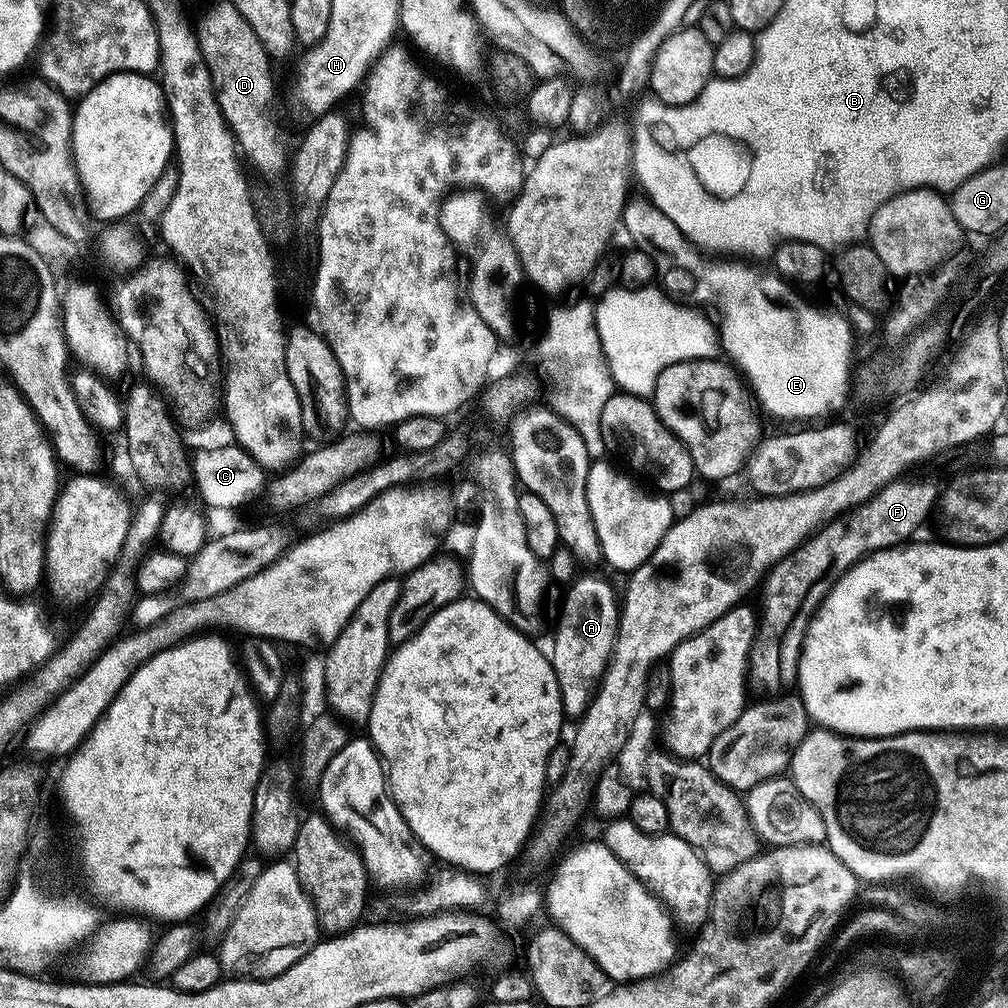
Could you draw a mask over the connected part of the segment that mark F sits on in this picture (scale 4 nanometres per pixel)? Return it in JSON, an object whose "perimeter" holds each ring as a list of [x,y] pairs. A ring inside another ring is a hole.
{"perimeter":[[[897,478],[893,480],[892,483],[886,485],[881,492],[875,492],[875,494],[873,494],[865,504],[859,504],[856,508],[849,508],[848,511],[840,513],[836,519],[829,520],[823,526],[817,528],[816,531],[804,541],[804,543],[798,545],[797,548],[795,548],[795,550],[786,558],[782,558],[778,561],[778,563],[772,567],[771,572],[764,577],[762,581],[762,591],[759,593],[759,596],[761,596],[760,610],[758,608],[758,619],[756,621],[756,636],[753,637],[752,648],[748,651],[748,672],[750,673],[751,679],[753,676],[753,678],[756,679],[766,691],[768,691],[768,694],[783,693],[785,690],[791,689],[788,688],[791,684],[793,687],[793,685],[797,683],[796,667],[800,664],[800,648],[804,645],[804,631],[808,628],[808,621],[811,620],[813,611],[822,596],[822,587],[820,588],[820,584],[824,584],[823,586],[831,585],[838,577],[840,577],[840,575],[842,575],[842,573],[848,571],[849,568],[853,568],[856,563],[864,559],[865,556],[870,555],[872,552],[881,552],[884,548],[894,548],[903,545],[905,542],[911,541],[913,537],[915,537],[912,535],[914,535],[915,532],[927,522],[927,520],[930,520],[930,517],[933,515],[934,509],[938,503],[938,487],[936,488],[935,482],[932,480],[904,479],[906,478]]]}

